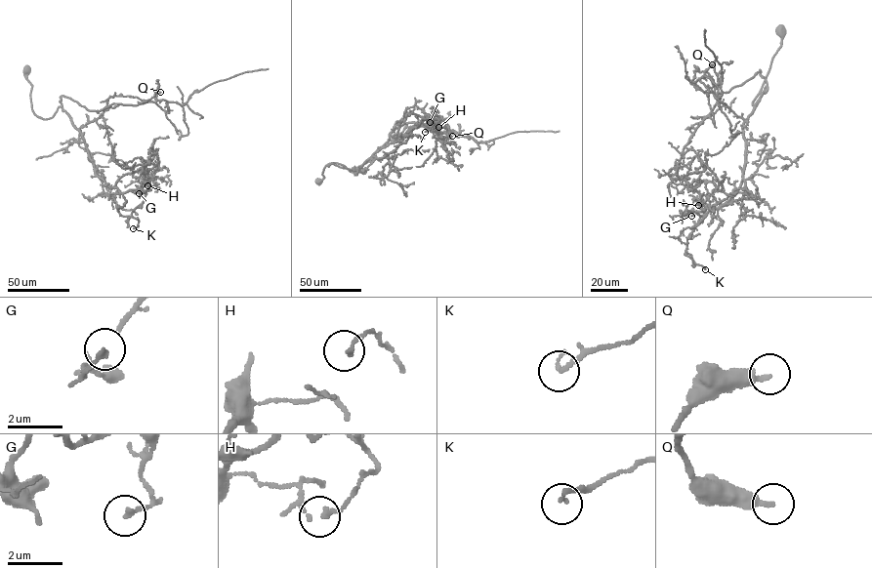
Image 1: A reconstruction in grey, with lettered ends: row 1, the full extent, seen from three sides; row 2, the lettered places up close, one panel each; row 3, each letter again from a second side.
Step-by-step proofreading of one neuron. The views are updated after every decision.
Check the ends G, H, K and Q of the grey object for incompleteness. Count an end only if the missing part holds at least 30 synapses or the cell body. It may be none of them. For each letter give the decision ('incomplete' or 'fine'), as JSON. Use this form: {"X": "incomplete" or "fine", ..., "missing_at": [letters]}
{"G": "fine", "H": "fine", "K": "fine", "Q": "fine", "missing_at": []}

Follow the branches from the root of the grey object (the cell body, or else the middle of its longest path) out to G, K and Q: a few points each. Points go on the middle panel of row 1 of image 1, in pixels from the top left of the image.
G: (318, 180), (329, 163), (353, 172), (370, 157), (381, 158), (392, 152), (426, 117), (432, 118), (430, 122)
K: (318, 180), (329, 163), (353, 172), (370, 157), (384, 157), (414, 128), (439, 134), (427, 118), (425, 132)
Q: (318, 180), (330, 163), (353, 173), (406, 123), (446, 127), (452, 136)

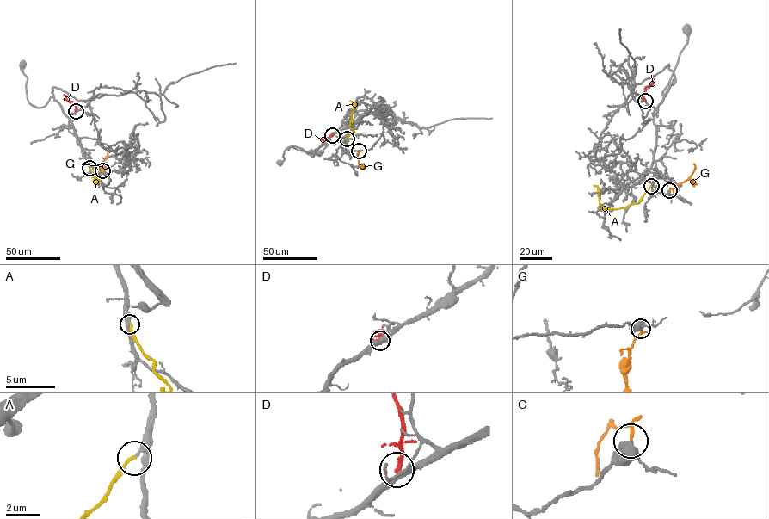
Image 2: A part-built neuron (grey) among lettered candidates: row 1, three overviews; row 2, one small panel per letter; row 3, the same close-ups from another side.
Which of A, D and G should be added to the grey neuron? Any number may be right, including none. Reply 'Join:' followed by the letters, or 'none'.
Join: A

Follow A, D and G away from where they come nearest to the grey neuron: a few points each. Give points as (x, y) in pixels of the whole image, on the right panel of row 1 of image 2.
A: (651, 186), (637, 203), (612, 209), (599, 203), (598, 188), (593, 185)
D: (645, 101), (646, 87), (652, 83), (653, 75)
G: (669, 190), (689, 177), (694, 170), (693, 163)

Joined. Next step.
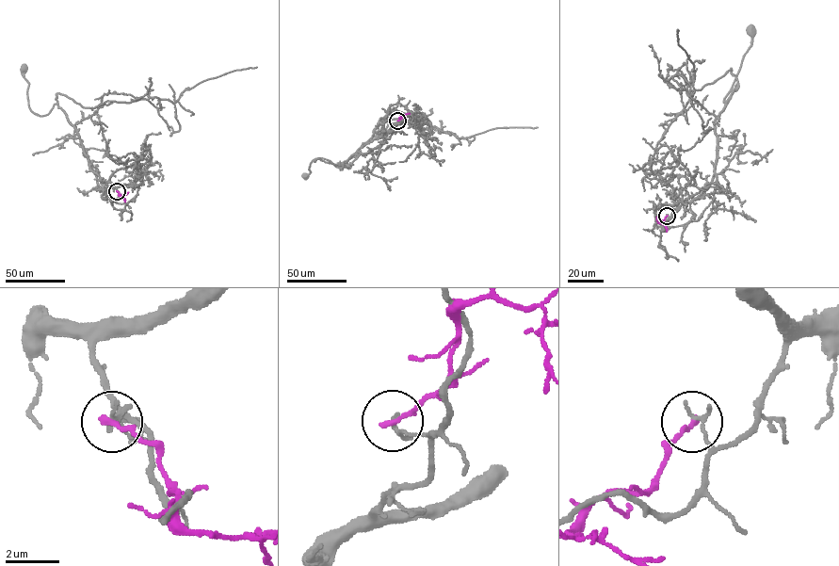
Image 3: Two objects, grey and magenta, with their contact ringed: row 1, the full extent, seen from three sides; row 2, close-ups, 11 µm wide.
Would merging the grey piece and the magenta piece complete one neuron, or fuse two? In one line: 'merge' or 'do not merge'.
do not merge

